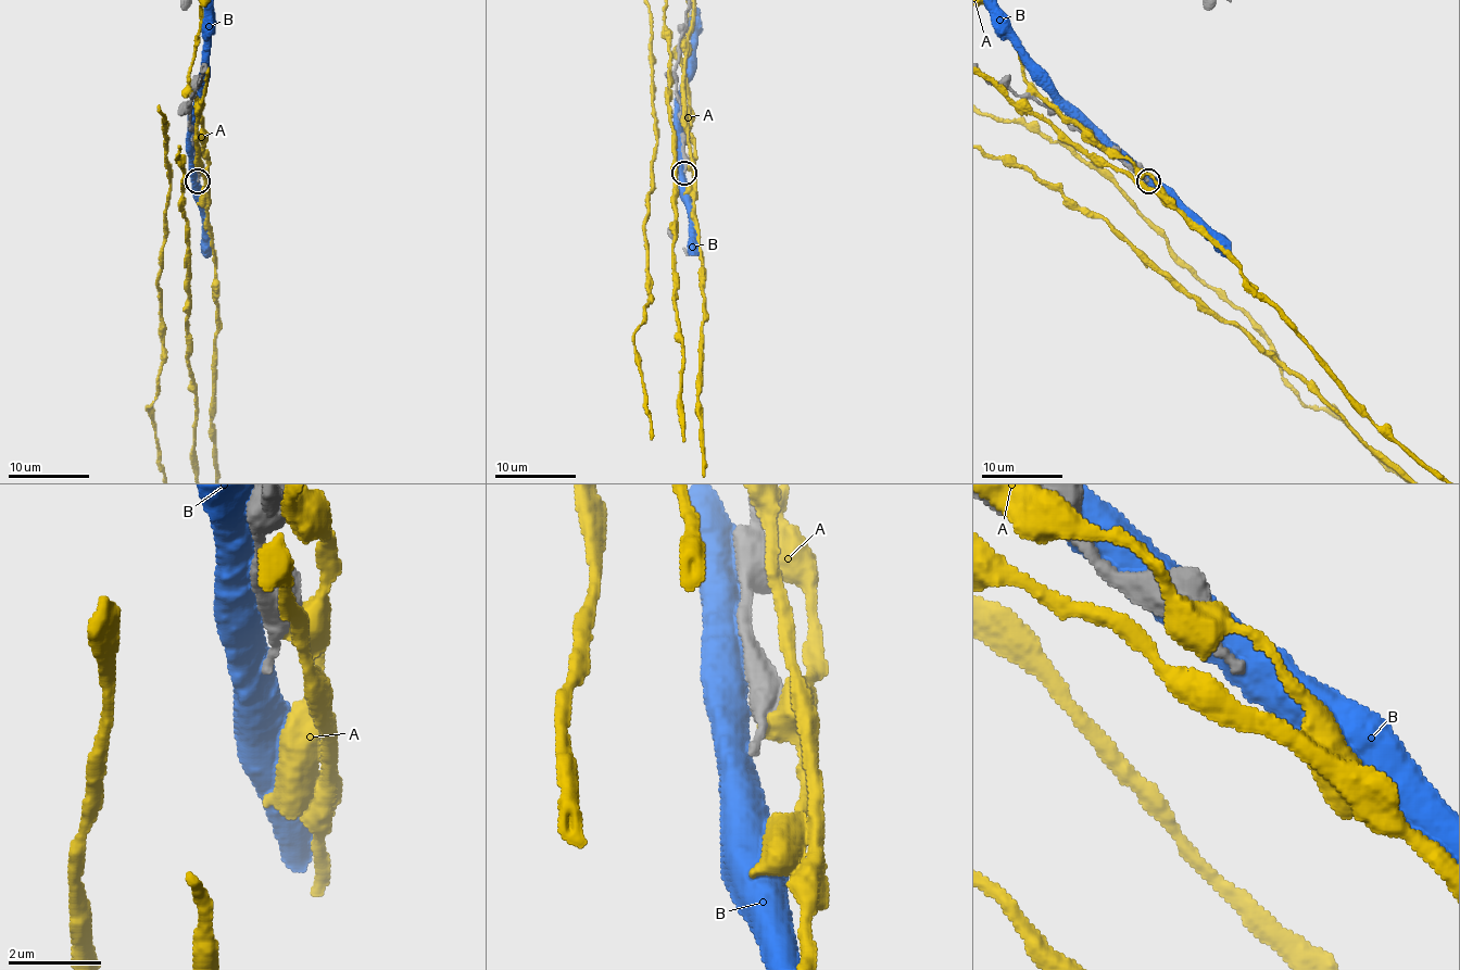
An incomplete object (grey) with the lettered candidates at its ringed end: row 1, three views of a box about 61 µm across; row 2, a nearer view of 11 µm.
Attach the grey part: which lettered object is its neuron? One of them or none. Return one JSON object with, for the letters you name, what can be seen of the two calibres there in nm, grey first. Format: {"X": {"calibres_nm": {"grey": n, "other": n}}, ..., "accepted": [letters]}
{"accepted": []}

